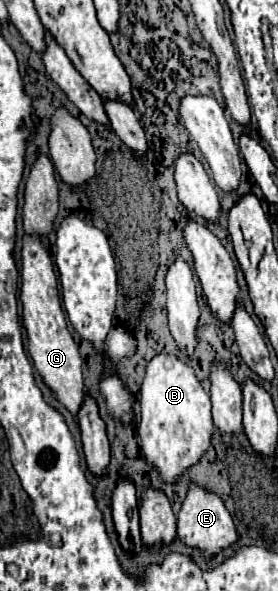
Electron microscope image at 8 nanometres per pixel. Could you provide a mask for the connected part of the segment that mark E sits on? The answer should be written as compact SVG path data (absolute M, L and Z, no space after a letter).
M189 483L189 491L187 491L187 497L179 509L179 515L177 515L177 535L187 543L187 545L193 545L193 547L199 547L203 549L203 553L207 557L219 553L221 549L225 549L227 545L235 543L237 541L237 531L235 531L235 525L233 525L233 519L223 503L223 499L205 489L205 487L199 487L197 483Z

